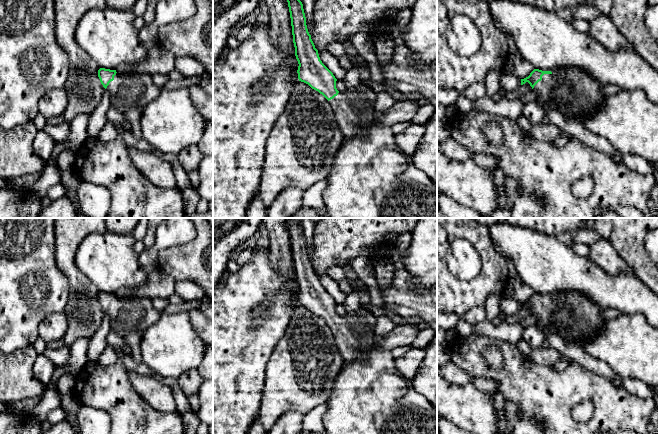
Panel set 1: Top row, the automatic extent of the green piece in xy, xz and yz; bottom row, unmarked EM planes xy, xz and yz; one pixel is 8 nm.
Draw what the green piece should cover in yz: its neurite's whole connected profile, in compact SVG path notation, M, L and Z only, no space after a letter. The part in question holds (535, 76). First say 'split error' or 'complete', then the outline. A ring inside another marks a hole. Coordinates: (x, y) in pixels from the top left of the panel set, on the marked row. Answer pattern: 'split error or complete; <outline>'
split error; M534 69L528 77L521 79L521 85L526 82L538 94L541 102L549 104L552 101L550 94L561 83L561 80L551 71Z

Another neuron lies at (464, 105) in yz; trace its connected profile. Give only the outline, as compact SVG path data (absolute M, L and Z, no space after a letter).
M459 97L456 102L459 113L468 113L473 110L473 99L467 97Z

